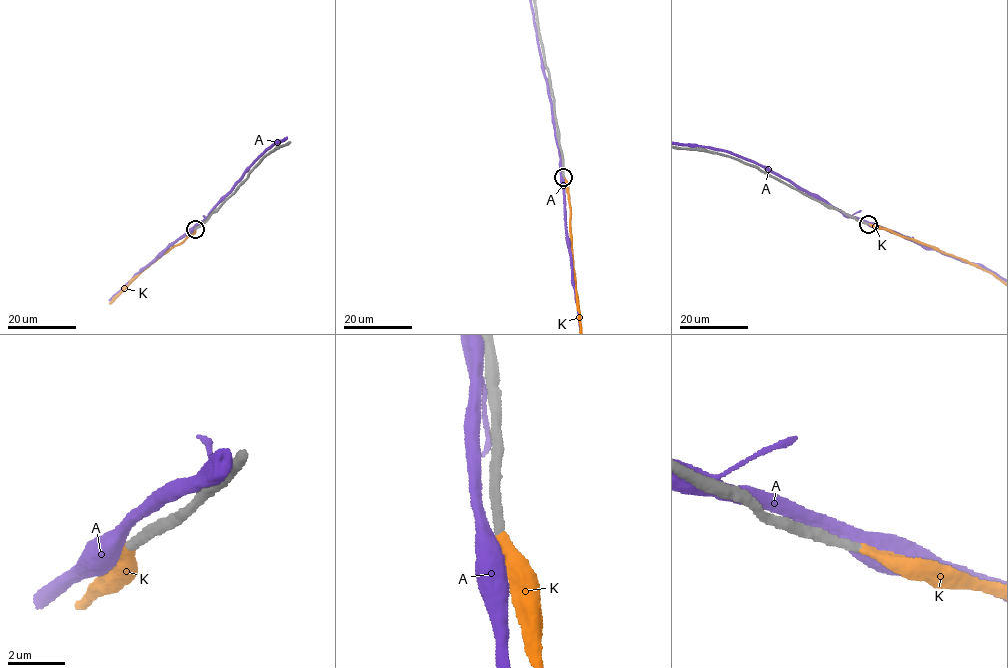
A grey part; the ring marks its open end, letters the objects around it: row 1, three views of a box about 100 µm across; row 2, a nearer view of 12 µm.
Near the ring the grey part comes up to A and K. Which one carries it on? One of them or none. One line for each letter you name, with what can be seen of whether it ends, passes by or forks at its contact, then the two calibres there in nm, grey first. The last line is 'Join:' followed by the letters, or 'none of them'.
K: it ends; calibres 280 and 320 nm
Join: K

